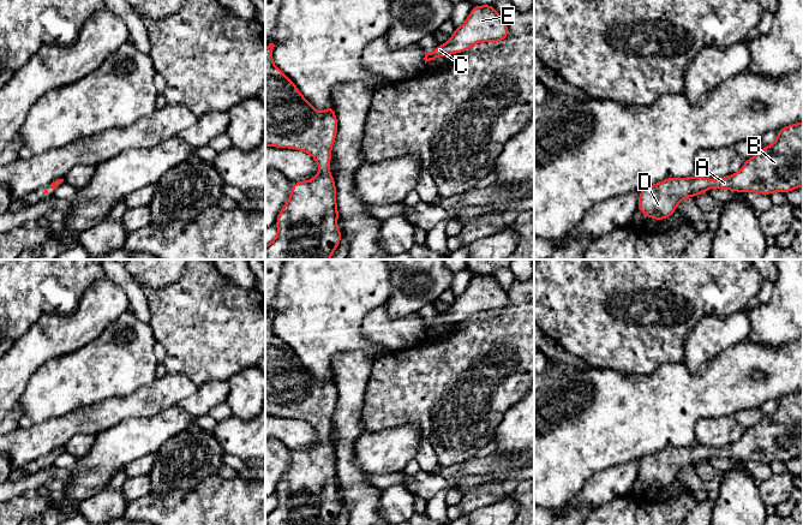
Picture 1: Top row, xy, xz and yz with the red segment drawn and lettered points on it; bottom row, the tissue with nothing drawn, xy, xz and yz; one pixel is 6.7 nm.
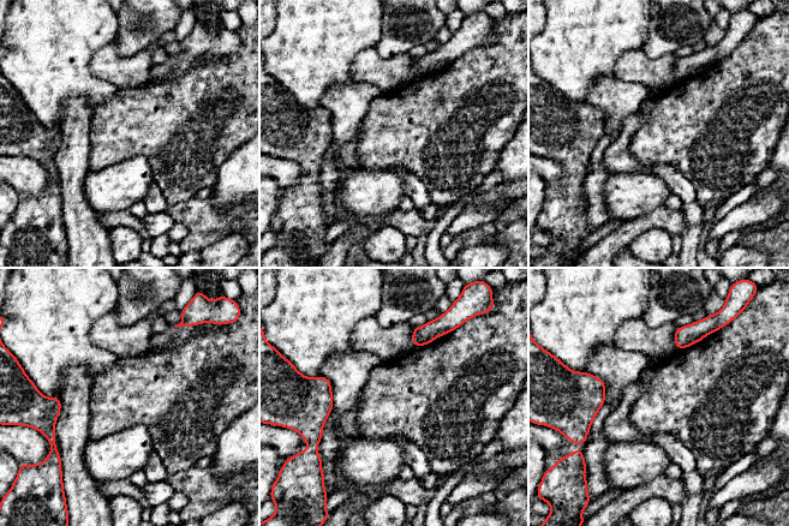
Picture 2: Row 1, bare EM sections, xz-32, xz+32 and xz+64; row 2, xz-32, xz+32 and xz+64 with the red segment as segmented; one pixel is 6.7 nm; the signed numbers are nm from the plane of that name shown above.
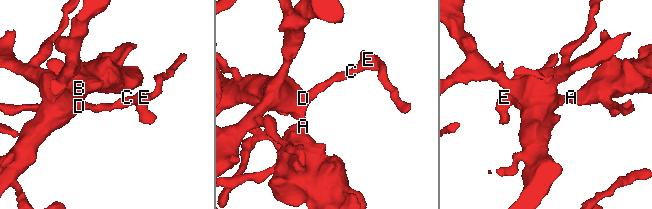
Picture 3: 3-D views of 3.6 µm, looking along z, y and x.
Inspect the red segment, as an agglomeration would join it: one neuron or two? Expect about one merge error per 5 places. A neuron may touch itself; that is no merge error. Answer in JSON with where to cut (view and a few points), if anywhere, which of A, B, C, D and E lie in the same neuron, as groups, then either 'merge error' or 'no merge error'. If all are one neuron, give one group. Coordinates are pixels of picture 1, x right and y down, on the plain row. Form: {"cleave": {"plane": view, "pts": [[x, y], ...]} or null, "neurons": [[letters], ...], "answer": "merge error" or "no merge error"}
{"cleave": null, "neurons": [["A", "B", "C", "D", "E"]], "answer": "no merge error"}

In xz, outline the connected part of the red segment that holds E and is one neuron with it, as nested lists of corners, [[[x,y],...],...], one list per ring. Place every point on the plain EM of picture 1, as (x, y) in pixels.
[[[492,274],[473,275],[467,290],[459,296],[447,312],[432,322],[425,322],[425,333],[443,324],[462,322],[479,311],[499,311],[509,305],[507,292]]]

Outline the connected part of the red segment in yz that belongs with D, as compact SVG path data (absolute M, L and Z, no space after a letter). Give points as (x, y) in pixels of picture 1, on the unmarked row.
M803 392L780 398L777 410L745 429L736 443L715 449L700 445L671 446L641 458L637 479L649 488L664 489L676 481L682 469L706 463L713 455L767 465L803 455Z

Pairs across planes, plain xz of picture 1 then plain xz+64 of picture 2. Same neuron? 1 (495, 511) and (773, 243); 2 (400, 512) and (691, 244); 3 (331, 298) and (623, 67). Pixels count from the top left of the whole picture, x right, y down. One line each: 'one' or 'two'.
1: two
2: two
3: two

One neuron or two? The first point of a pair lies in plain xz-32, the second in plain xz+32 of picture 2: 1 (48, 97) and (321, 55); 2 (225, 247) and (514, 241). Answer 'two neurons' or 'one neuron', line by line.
1: one neuron
2: two neurons

